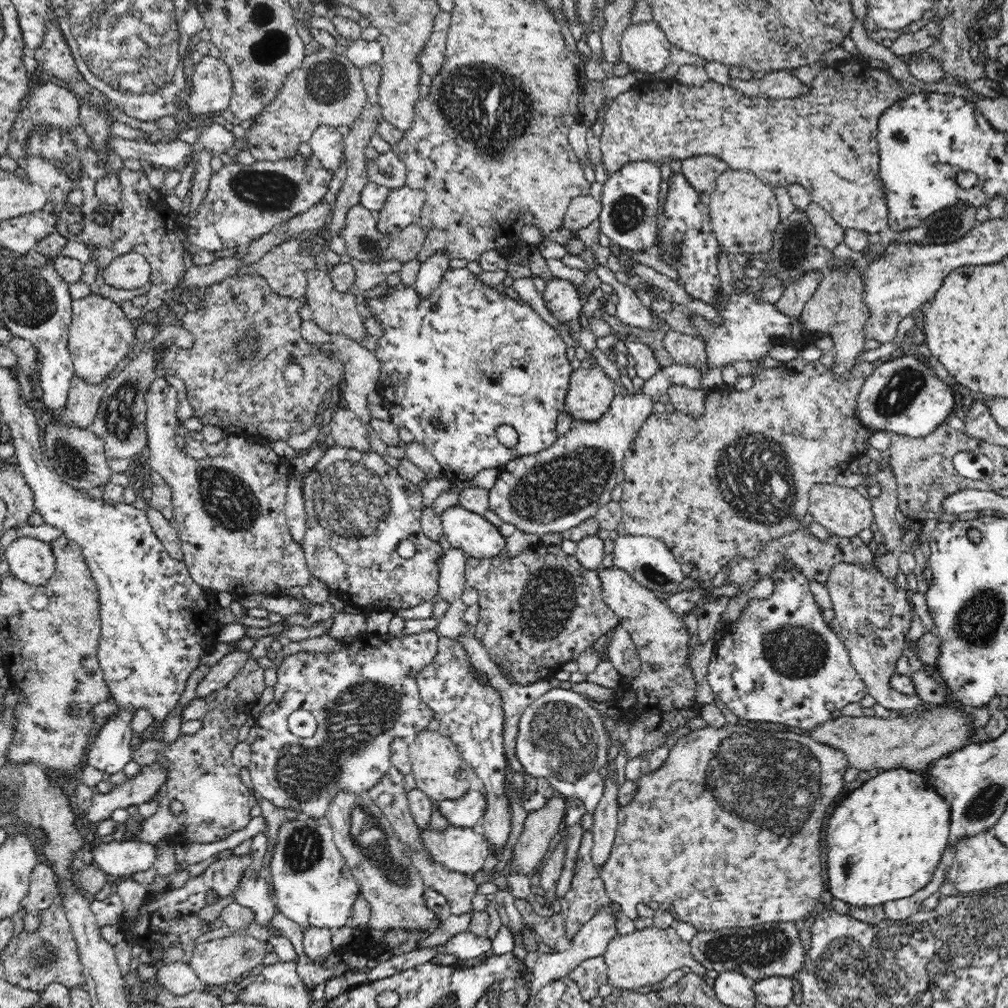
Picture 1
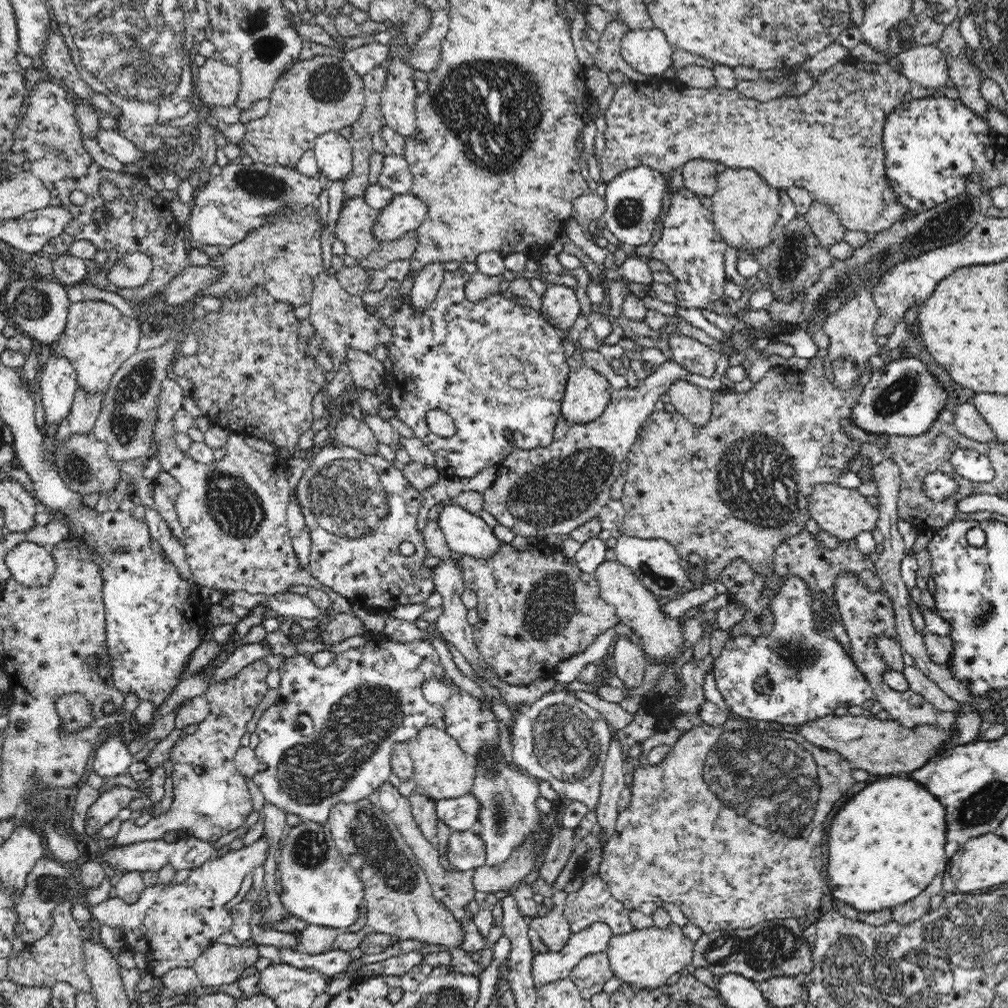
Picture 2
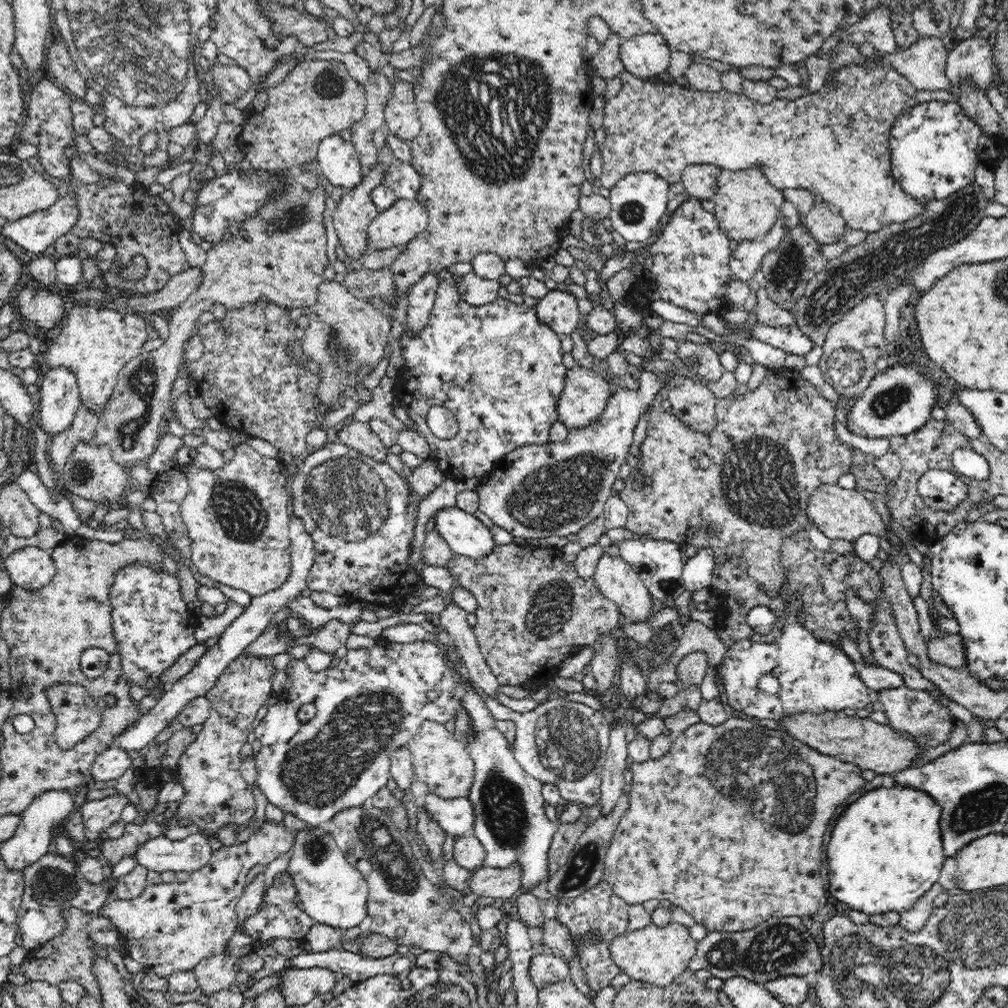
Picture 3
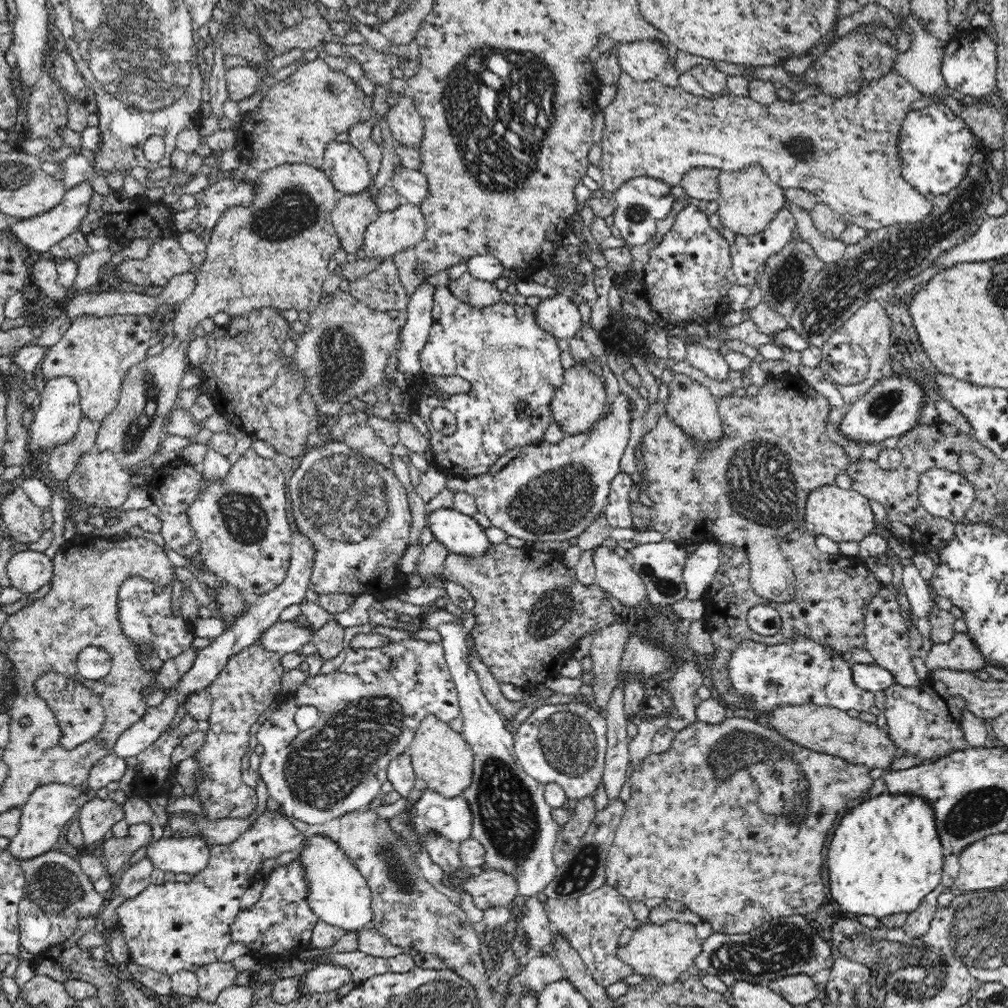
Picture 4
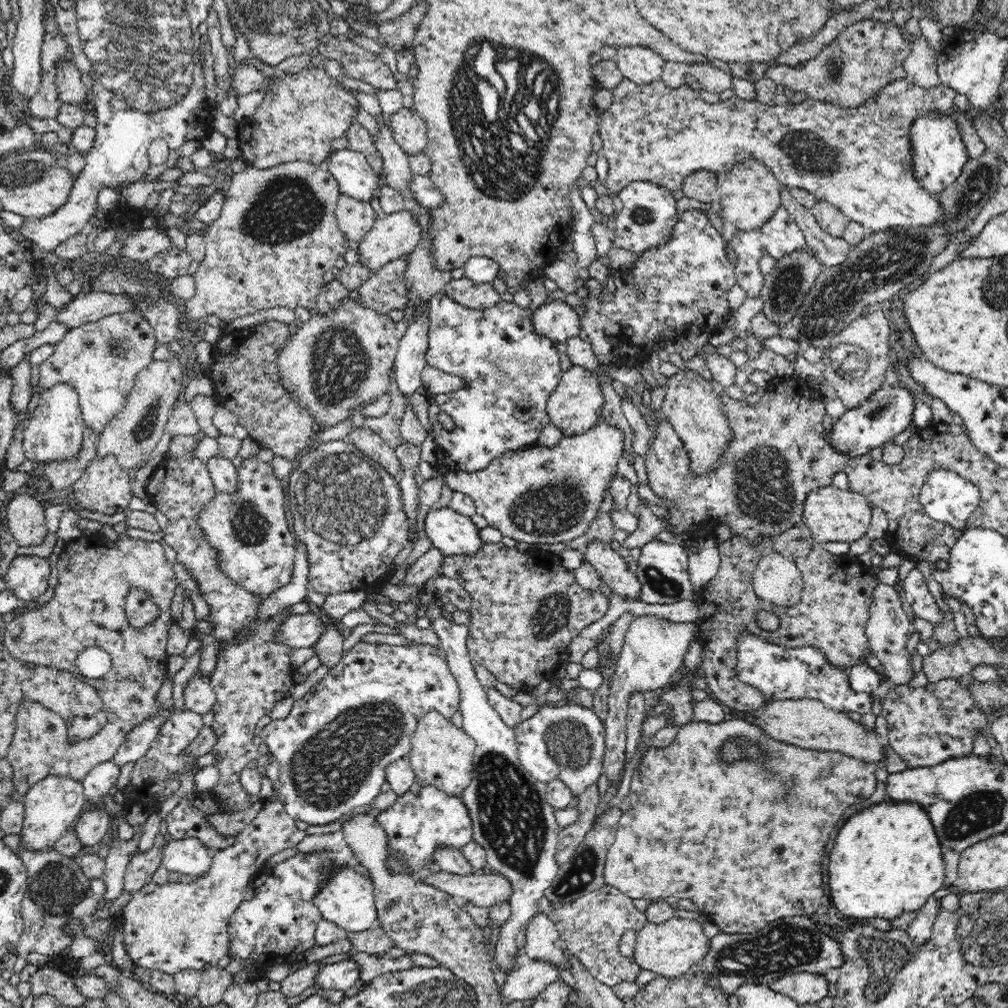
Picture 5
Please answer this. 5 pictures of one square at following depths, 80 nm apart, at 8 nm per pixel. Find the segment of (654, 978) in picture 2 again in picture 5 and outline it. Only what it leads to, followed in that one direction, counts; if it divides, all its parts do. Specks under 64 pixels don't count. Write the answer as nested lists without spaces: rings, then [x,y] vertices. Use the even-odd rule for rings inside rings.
[[[675,916],[660,924],[647,922],[637,931],[634,958],[643,970],[650,970],[660,977],[677,978],[701,964],[708,954],[709,942],[701,921]]]

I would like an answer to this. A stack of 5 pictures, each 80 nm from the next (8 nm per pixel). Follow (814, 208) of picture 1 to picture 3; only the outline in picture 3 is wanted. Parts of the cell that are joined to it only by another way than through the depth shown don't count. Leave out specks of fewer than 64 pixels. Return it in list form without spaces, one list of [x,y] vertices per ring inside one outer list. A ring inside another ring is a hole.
[[[817,201],[812,210],[804,215],[804,219],[814,239],[824,244],[840,241],[848,227],[837,212],[832,211],[827,203],[820,201]]]

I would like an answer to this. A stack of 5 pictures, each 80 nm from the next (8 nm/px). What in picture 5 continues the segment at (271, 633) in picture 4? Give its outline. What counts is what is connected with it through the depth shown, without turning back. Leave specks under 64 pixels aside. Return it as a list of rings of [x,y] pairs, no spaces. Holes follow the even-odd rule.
[[[309,612],[290,615],[275,632],[280,643],[294,649],[315,647],[324,632],[324,622],[318,614]]]

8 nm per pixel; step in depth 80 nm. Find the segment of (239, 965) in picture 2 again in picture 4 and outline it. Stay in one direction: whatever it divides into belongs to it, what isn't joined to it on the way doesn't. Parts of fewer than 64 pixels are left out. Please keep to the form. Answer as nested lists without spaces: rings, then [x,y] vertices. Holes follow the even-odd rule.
[[[222,960],[201,966],[195,972],[199,979],[197,996],[206,1003],[216,1003],[222,990],[236,985],[238,974],[231,962]]]

